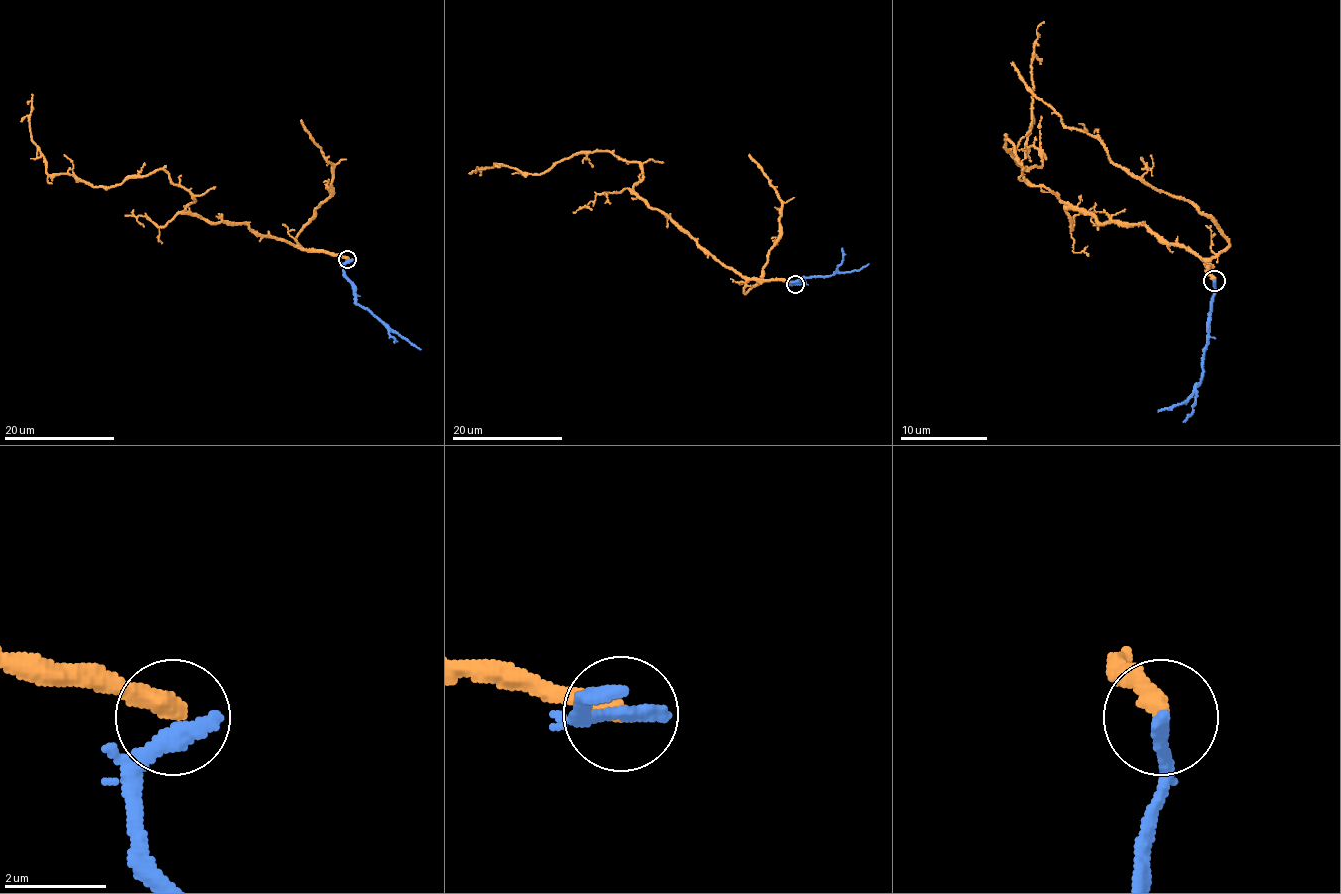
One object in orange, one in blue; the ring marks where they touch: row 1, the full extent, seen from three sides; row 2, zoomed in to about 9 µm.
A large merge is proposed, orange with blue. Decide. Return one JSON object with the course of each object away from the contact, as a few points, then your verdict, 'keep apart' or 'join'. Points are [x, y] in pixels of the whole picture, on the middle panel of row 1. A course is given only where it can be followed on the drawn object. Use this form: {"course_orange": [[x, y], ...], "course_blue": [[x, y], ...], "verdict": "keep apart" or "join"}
{"course_orange": [[795, 284], [724, 267], [633, 190], [642, 167], [610, 151], [575, 153], [543, 172], [477, 167], [481, 175]], "course_blue": [[795, 284], [792, 283], [806, 277], [853, 272], [868, 263]], "verdict": "keep apart"}

